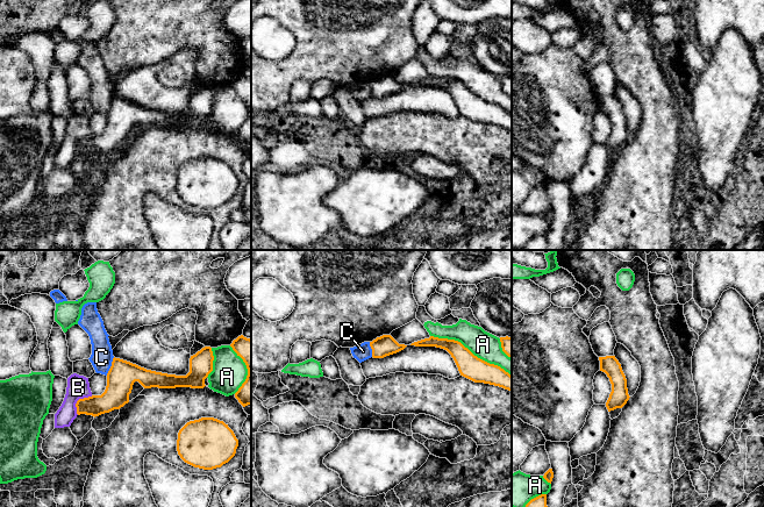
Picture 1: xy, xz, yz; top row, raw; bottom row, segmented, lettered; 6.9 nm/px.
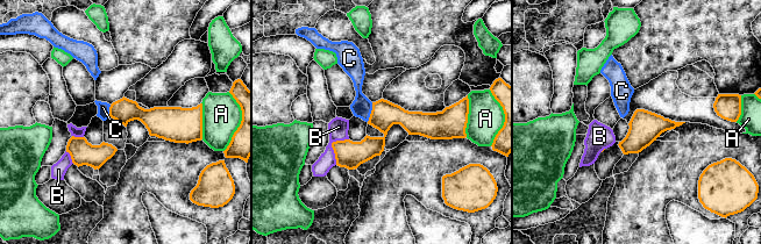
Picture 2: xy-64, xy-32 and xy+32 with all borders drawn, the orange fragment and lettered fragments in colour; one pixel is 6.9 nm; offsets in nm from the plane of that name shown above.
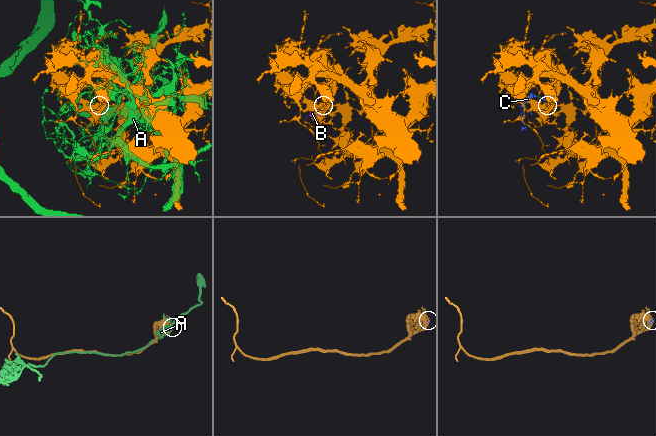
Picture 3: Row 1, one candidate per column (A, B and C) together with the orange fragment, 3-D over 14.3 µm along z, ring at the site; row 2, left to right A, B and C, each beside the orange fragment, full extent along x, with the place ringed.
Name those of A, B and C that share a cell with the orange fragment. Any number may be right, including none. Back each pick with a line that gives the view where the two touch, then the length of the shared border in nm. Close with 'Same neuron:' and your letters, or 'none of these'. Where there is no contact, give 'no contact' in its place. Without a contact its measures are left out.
Same neuron: none of these

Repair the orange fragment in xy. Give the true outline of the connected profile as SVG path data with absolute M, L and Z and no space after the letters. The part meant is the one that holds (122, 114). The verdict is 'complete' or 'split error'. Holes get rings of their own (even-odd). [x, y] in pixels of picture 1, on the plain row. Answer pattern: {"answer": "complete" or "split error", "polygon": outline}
{"answer": "complete", "polygon": "M205 86L190 98L190 112L186 115L167 114L147 109L130 101L113 98L107 113L107 126L101 135L79 138L77 153L99 156L120 149L129 142L133 124L138 121L144 128L204 128L205 119L213 110L213 91Z"}

